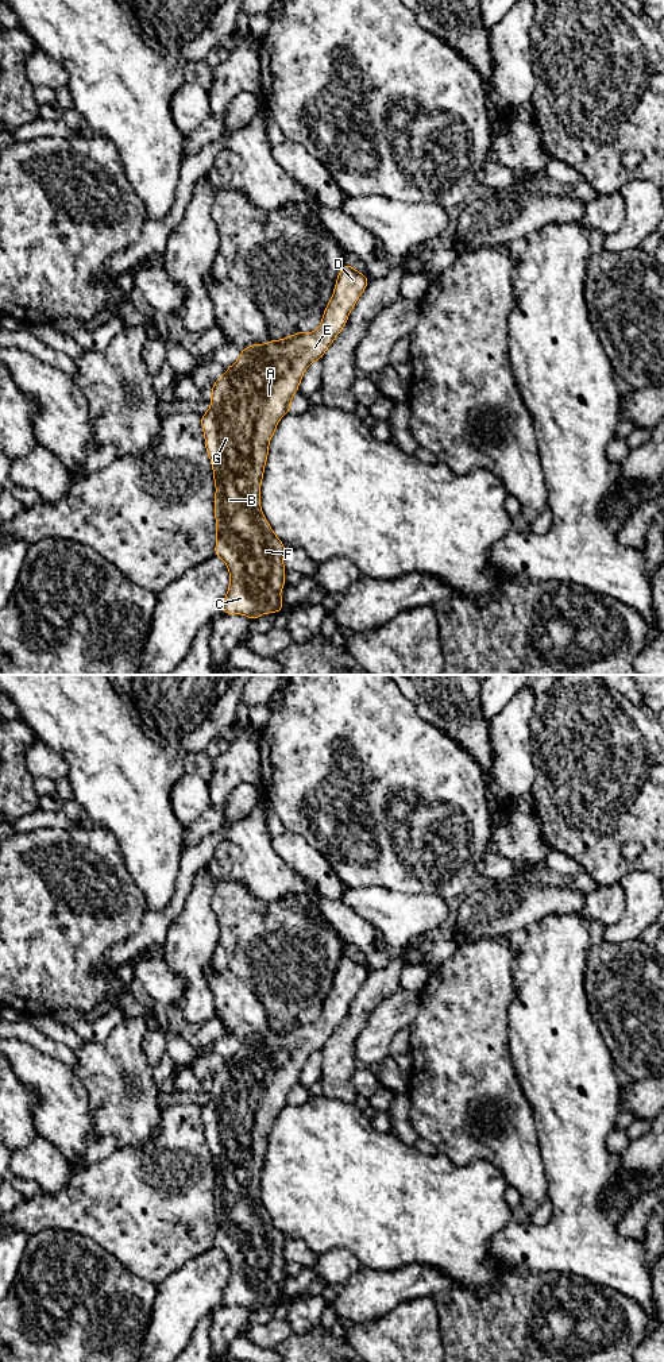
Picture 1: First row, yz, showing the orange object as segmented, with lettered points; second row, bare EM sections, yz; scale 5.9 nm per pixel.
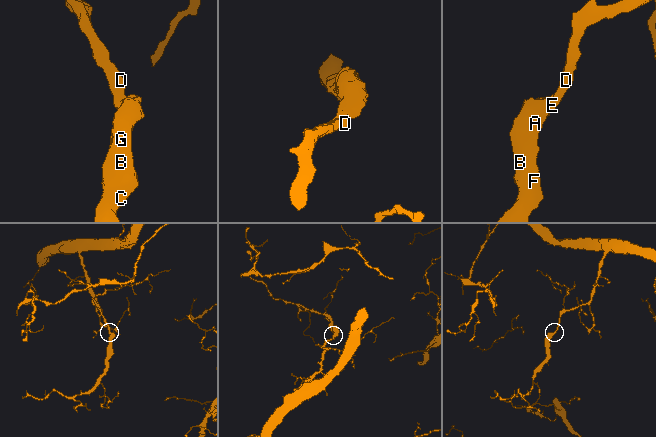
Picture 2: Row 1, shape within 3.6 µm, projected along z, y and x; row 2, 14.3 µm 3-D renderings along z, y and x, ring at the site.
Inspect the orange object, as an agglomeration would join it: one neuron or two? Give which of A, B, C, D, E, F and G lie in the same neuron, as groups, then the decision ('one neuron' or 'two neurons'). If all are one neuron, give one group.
groups A B C D E F G; one neuron

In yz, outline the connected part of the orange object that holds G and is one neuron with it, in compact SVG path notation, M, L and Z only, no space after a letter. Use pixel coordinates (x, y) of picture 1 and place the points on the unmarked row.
M350 956L340 958L333 987L323 1003L320 1018L308 1025L252 1035L242 1041L239 1050L212 1076L211 1100L201 1107L205 1141L209 1146L215 1185L215 1246L225 1253L231 1272L223 1292L223 1305L243 1305L251 1312L283 1299L281 1280L285 1273L286 1238L275 1227L260 1200L260 1174L269 1146L269 1135L279 1111L290 1101L292 1088L313 1052L321 1052L327 1039L341 1023L368 969Z

